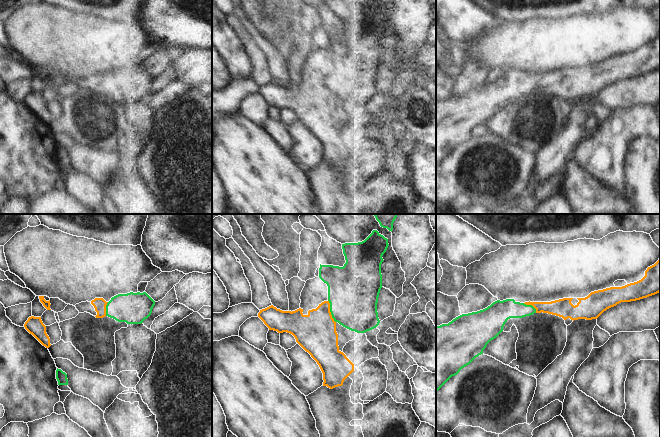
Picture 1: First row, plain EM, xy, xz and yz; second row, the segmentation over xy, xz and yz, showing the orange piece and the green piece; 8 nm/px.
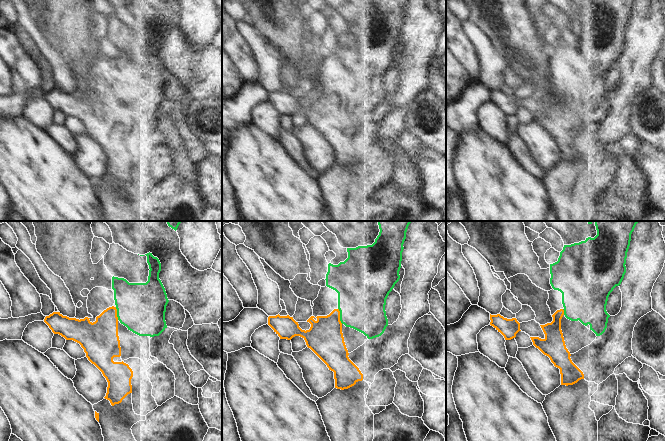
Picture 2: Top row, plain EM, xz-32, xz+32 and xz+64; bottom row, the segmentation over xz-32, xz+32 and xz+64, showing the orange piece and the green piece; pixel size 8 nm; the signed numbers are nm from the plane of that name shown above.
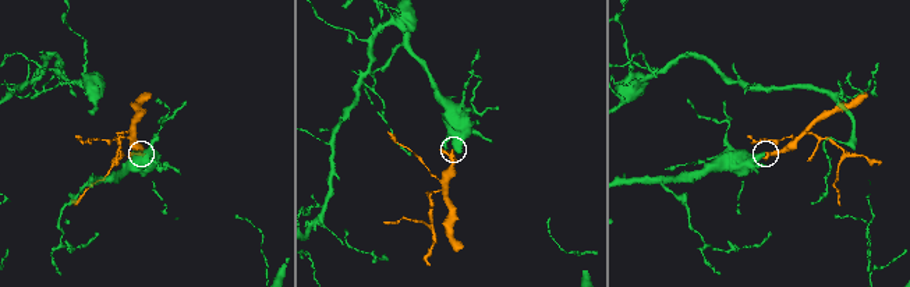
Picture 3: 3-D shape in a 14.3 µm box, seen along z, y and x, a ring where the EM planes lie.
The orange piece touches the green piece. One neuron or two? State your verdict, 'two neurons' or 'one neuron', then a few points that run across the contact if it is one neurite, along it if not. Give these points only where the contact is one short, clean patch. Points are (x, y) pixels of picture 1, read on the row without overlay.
one neuron | xz (316, 109), (321, 97), (329, 87), (334, 86), (353, 67)

